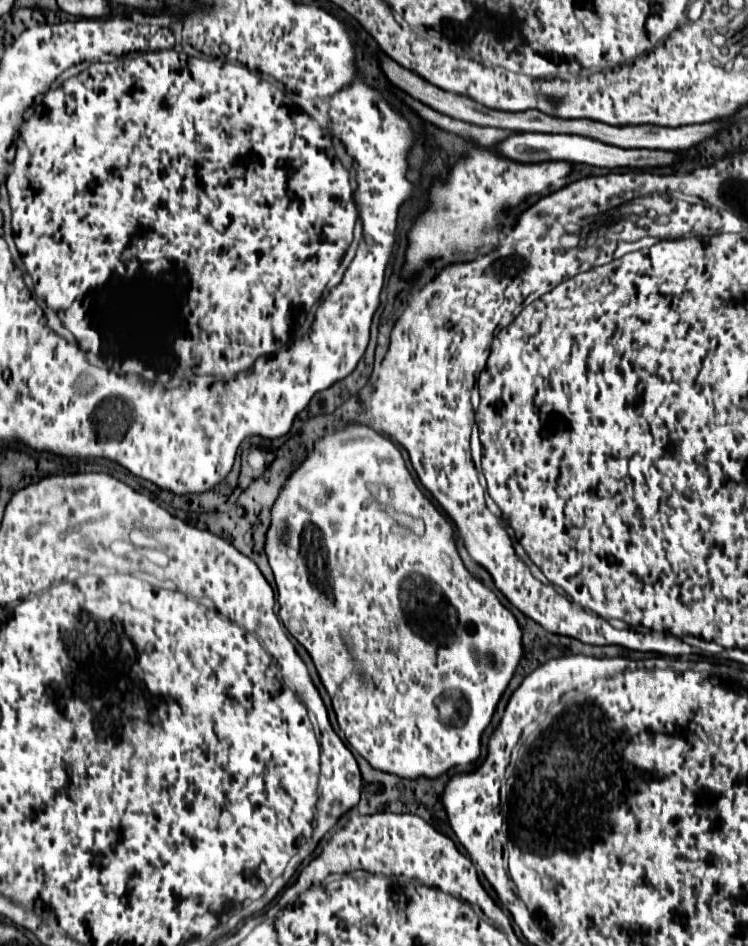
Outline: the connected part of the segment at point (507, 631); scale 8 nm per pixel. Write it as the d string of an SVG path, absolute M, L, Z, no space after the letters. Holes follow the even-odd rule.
M350 422L344 428L336 430L334 434L328 434L328 436L316 440L312 452L300 464L300 468L290 474L290 478L286 480L286 484L280 490L280 496L276 498L276 502L272 506L270 528L266 532L264 552L268 556L272 572L276 576L278 616L282 618L288 632L312 656L314 666L320 674L320 680L332 698L332 706L334 706L334 712L338 716L340 730L344 732L350 746L354 750L358 750L370 762L372 768L376 768L380 772L396 774L396 776L406 778L406 780L438 778L456 766L470 768L482 754L482 734L490 726L490 720L496 712L496 706L498 706L508 682L512 680L520 658L522 658L522 632L520 632L516 618L508 608L502 606L498 596L486 584L482 584L482 580L478 580L474 574L470 574L464 568L464 562L458 556L452 526L448 524L446 516L436 510L432 500L418 488L418 484L414 482L412 474L406 468L406 462L398 450L398 446L388 436L378 434L376 430L372 430L370 426L360 424L360 422ZM414 578L428 582L430 596L432 596L434 586L442 594L440 604L444 606L444 618L452 618L452 636L444 642L444 646L430 644L424 638L418 638L406 622L400 622L400 606L396 606L396 600L394 600L396 596L392 594L392 588L404 588L404 584L408 586L410 582L414 582Z

